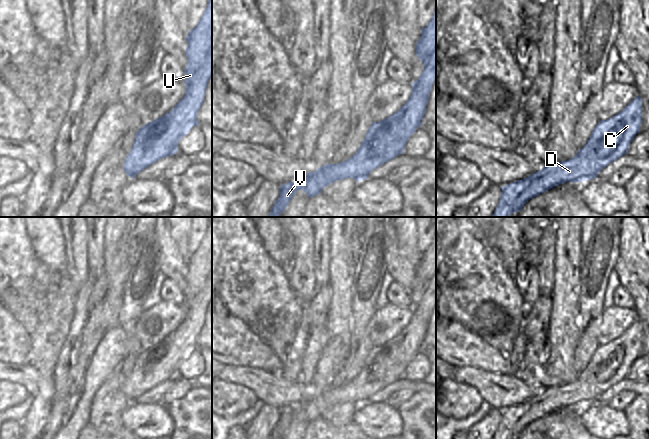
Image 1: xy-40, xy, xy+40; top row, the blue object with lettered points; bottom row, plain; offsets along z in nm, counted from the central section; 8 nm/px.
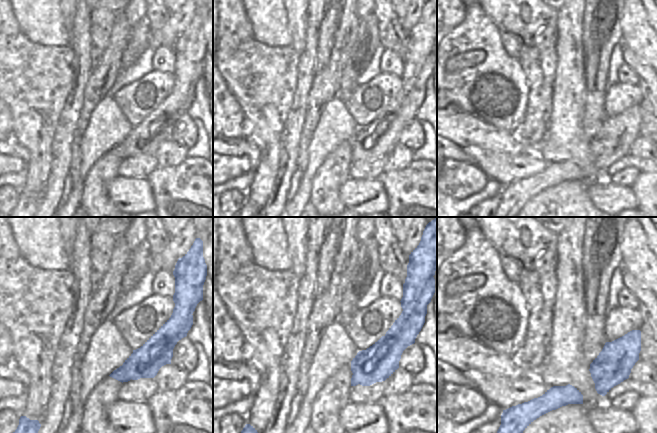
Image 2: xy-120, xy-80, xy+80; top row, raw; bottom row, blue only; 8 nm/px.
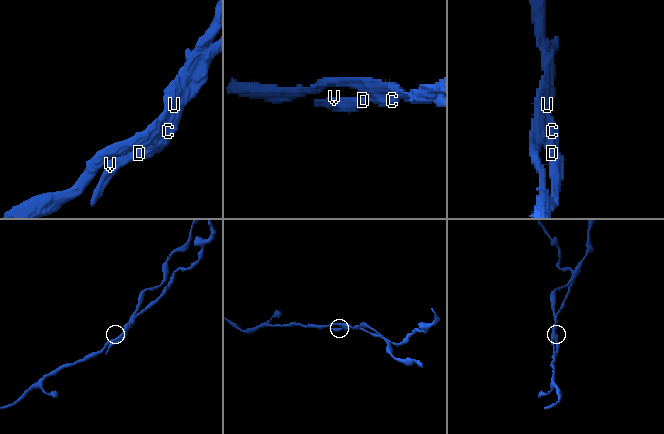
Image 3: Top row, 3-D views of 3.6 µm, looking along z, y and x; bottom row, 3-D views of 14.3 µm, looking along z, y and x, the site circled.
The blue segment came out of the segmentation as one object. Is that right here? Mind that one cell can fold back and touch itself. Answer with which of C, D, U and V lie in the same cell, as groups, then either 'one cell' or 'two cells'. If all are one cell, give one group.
groups C D V / U; two cells

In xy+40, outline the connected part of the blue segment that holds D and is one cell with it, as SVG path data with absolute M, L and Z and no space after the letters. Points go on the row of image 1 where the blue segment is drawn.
M637 96L621 112L607 120L601 120L600 122L602 123L602 133L600 135L600 141L597 142L594 147L588 143L592 139L590 136L584 147L579 149L578 153L573 158L569 160L563 160L561 162L548 163L541 170L531 174L527 178L523 178L502 186L502 195L492 217L509 217L513 212L519 212L531 198L559 184L563 184L565 182L582 183L585 180L592 180L597 177L598 173L603 168L628 152L630 143L640 132L640 125L642 123L642 99Z

